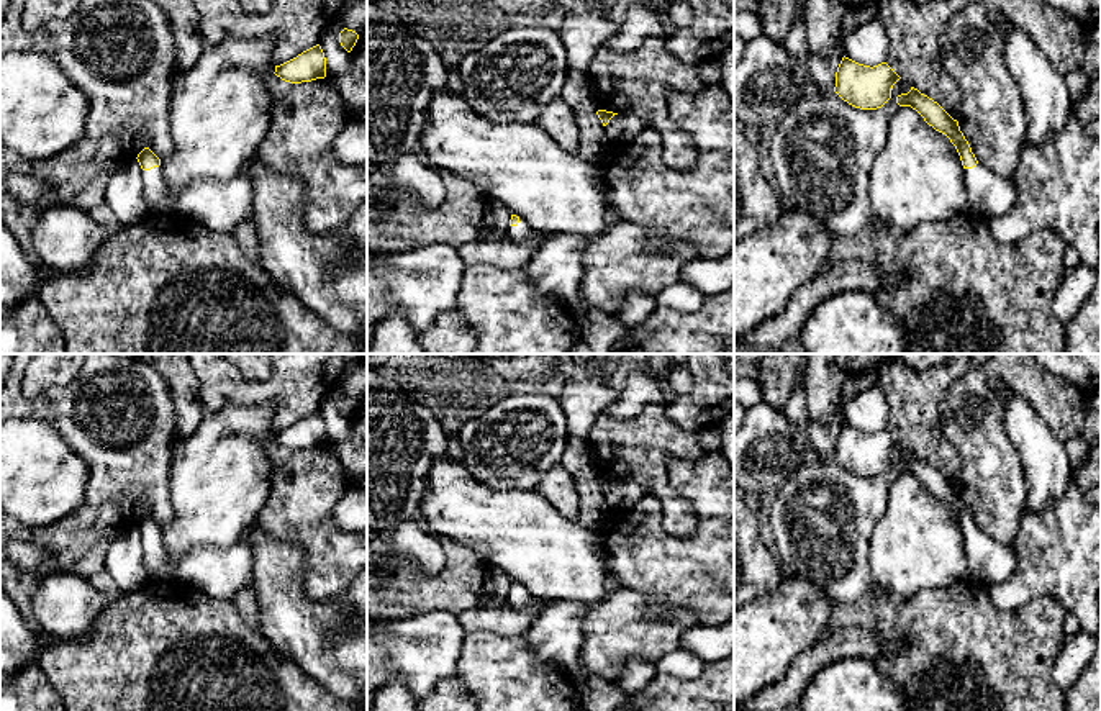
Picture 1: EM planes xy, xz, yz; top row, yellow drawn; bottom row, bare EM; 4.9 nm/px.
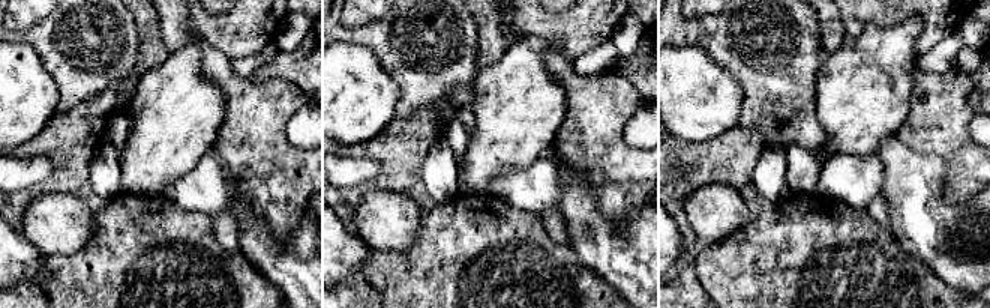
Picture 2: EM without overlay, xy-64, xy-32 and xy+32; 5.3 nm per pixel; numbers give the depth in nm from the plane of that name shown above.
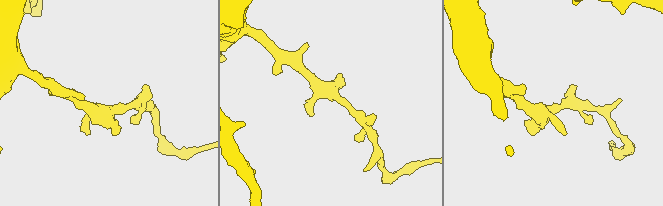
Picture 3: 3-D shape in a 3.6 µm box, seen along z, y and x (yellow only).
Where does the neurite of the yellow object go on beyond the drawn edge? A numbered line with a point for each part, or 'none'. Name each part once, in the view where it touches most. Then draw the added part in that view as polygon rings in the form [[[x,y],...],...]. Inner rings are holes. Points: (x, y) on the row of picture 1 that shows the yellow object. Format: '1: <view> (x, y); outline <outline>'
1: xy (154, 185); outline [[[162,165],[152,167],[151,170],[143,170],[144,198],[152,213],[164,213],[165,205],[165,180],[162,174]]]

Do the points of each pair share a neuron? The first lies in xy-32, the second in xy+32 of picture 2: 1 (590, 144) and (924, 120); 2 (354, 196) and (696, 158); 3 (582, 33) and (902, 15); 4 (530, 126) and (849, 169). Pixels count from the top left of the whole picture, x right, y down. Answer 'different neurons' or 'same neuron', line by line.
1: same neuron
2: same neuron
3: same neuron
4: different neurons

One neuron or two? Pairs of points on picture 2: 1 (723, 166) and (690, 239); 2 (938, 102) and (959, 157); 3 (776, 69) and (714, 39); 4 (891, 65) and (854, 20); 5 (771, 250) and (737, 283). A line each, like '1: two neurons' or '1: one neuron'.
1: one neuron
2: one neuron
3: one neuron
4: two neurons
5: one neuron

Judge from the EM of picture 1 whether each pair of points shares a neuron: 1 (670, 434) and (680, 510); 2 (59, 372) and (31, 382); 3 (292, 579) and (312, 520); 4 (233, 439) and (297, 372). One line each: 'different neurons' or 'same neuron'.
1: same neuron
2: same neuron
3: different neurons
4: different neurons

